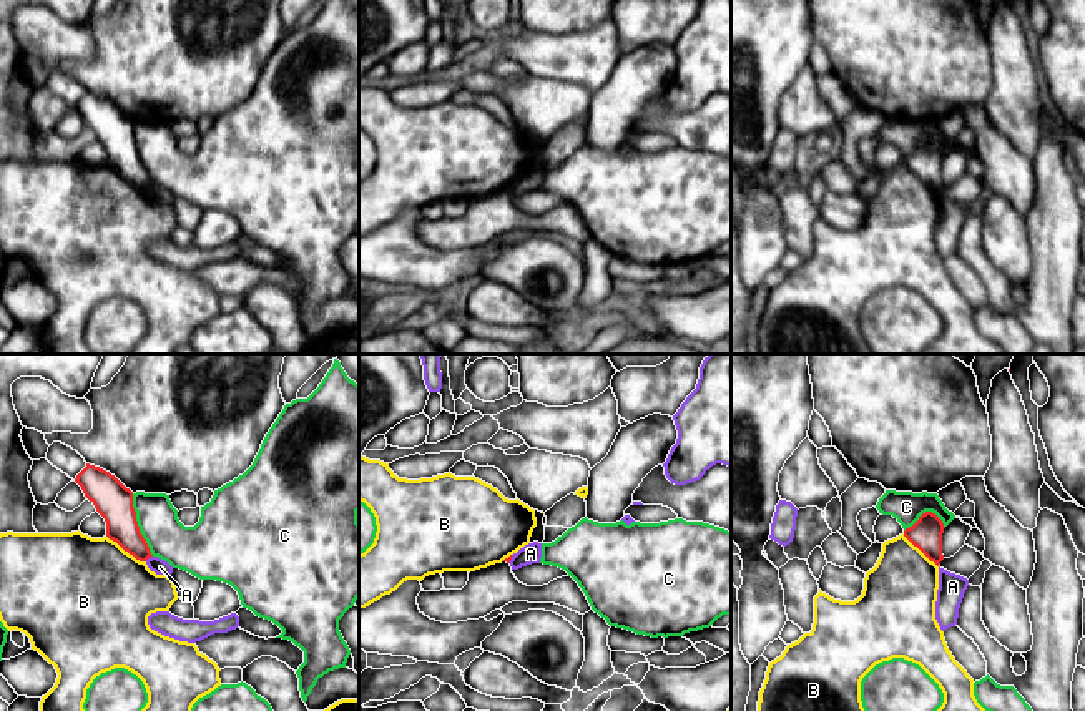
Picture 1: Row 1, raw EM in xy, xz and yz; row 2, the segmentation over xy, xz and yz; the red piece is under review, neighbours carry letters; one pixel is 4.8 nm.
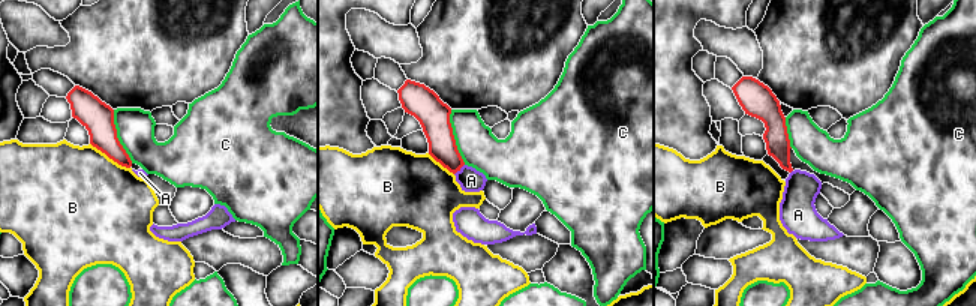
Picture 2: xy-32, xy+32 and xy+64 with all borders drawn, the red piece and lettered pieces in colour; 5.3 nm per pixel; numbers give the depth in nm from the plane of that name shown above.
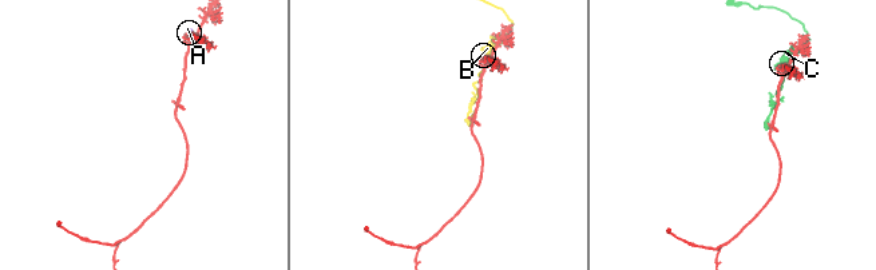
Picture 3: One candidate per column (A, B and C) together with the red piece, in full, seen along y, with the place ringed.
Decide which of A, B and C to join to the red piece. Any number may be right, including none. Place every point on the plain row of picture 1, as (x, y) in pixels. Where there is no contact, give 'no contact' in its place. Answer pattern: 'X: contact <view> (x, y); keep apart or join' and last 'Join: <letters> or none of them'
A: contact xy (148, 185); keep apart
B: contact xy (127, 178); keep apart
C: contact xy (137, 153); keep apart
Join: none of them

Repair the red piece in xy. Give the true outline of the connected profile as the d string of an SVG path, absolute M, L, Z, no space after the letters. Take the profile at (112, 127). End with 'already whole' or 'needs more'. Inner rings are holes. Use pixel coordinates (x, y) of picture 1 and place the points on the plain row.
M90 91L76 103L75 110L105 146L110 168L140 189L153 184L140 159L130 116L110 100Z; already whole

